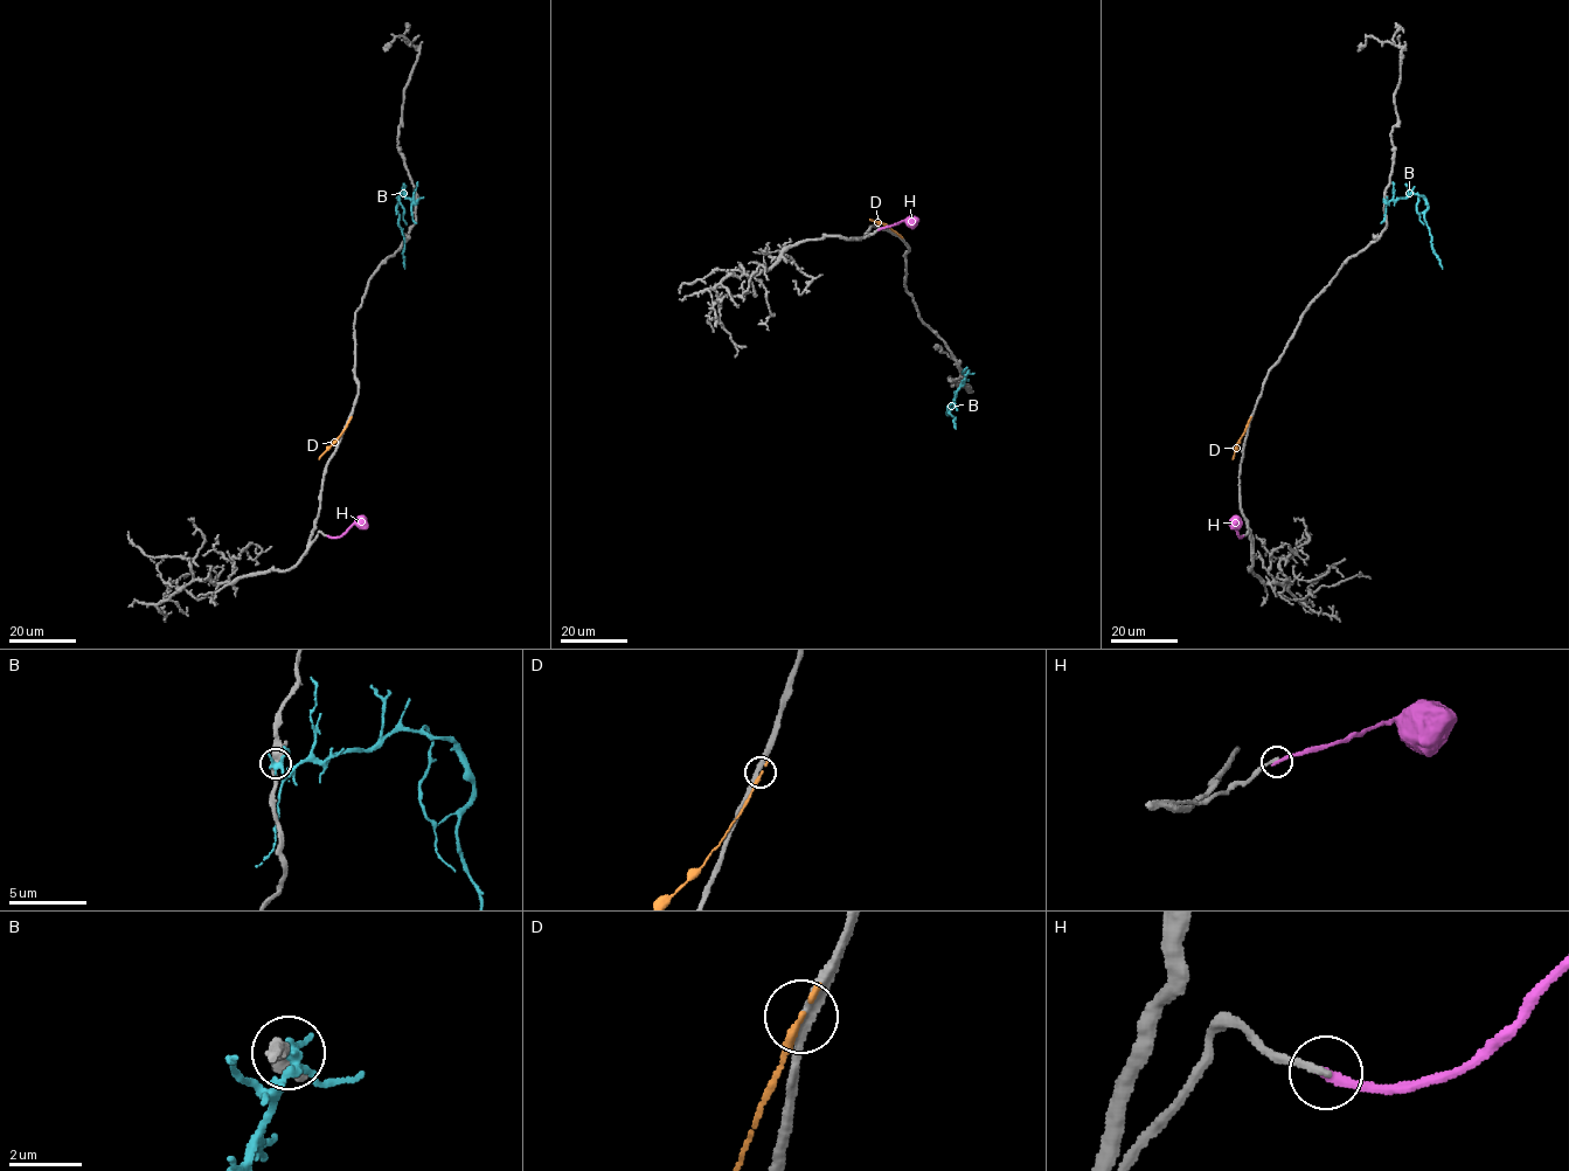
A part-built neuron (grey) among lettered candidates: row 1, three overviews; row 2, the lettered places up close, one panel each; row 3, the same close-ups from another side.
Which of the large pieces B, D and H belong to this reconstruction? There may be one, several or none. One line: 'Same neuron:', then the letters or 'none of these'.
Same neuron: none of these

